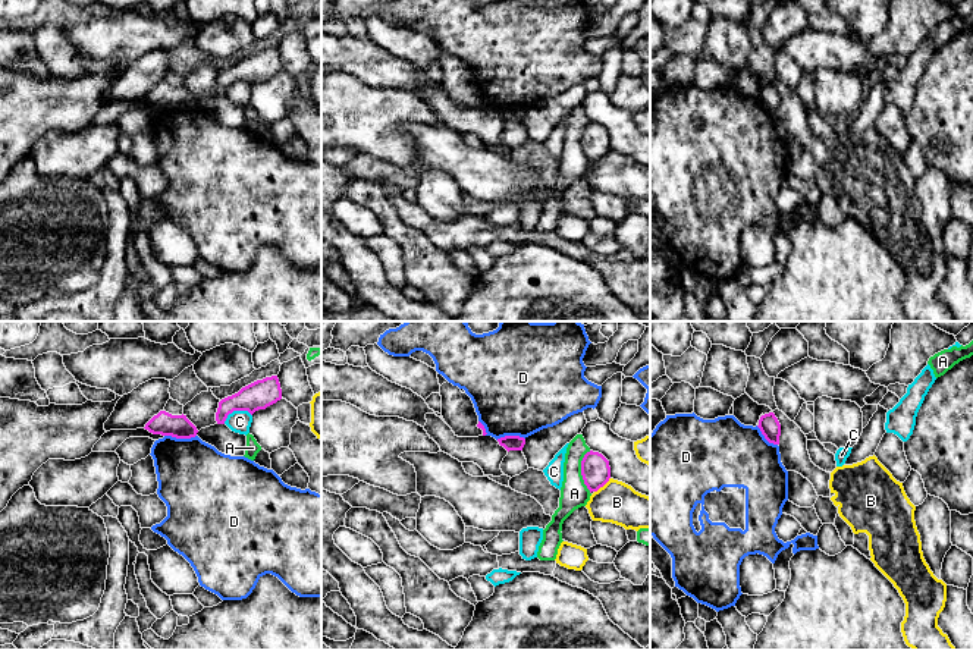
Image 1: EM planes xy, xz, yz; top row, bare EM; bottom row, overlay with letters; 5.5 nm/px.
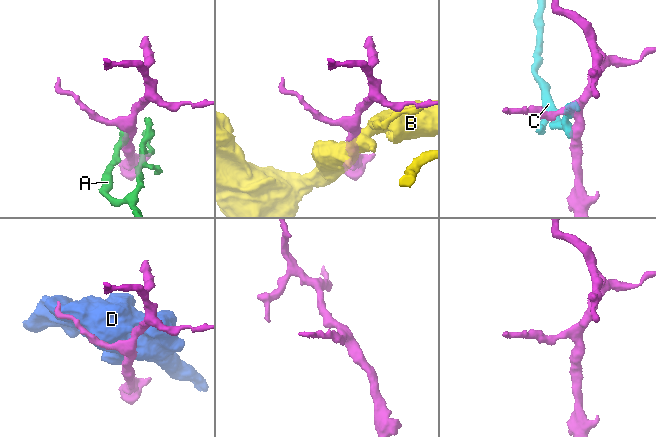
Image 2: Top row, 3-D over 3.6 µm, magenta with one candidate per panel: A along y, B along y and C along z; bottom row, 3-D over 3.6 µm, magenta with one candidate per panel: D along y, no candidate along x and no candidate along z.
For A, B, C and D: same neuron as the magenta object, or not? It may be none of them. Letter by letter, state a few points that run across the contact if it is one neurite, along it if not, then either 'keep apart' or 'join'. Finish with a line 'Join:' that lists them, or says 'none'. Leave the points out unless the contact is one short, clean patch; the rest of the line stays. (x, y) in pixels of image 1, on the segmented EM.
A: line xz (587, 451), (581, 461), (581, 479), (590, 493); keep apart
B: keep apart
C: keep apart
D: keep apart
Join: none

